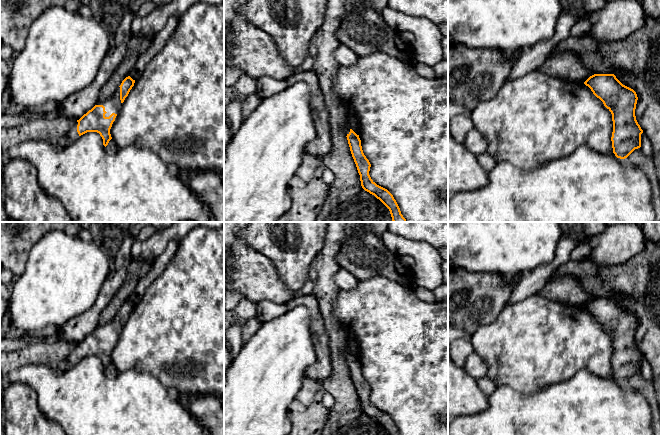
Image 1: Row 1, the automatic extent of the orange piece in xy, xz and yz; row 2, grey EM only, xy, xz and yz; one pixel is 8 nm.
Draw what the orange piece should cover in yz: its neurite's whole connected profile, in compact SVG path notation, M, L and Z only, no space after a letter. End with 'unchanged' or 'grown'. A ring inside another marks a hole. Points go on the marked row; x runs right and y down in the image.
M594 74L584 84L611 112L613 121L612 148L617 158L627 158L641 147L643 130L635 116L636 92L623 85L614 74Z | unchanged

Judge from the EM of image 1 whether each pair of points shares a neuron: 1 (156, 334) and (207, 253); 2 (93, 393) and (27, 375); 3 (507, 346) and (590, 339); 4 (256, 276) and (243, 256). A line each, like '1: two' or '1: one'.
1: one
2: one
3: one
4: one

